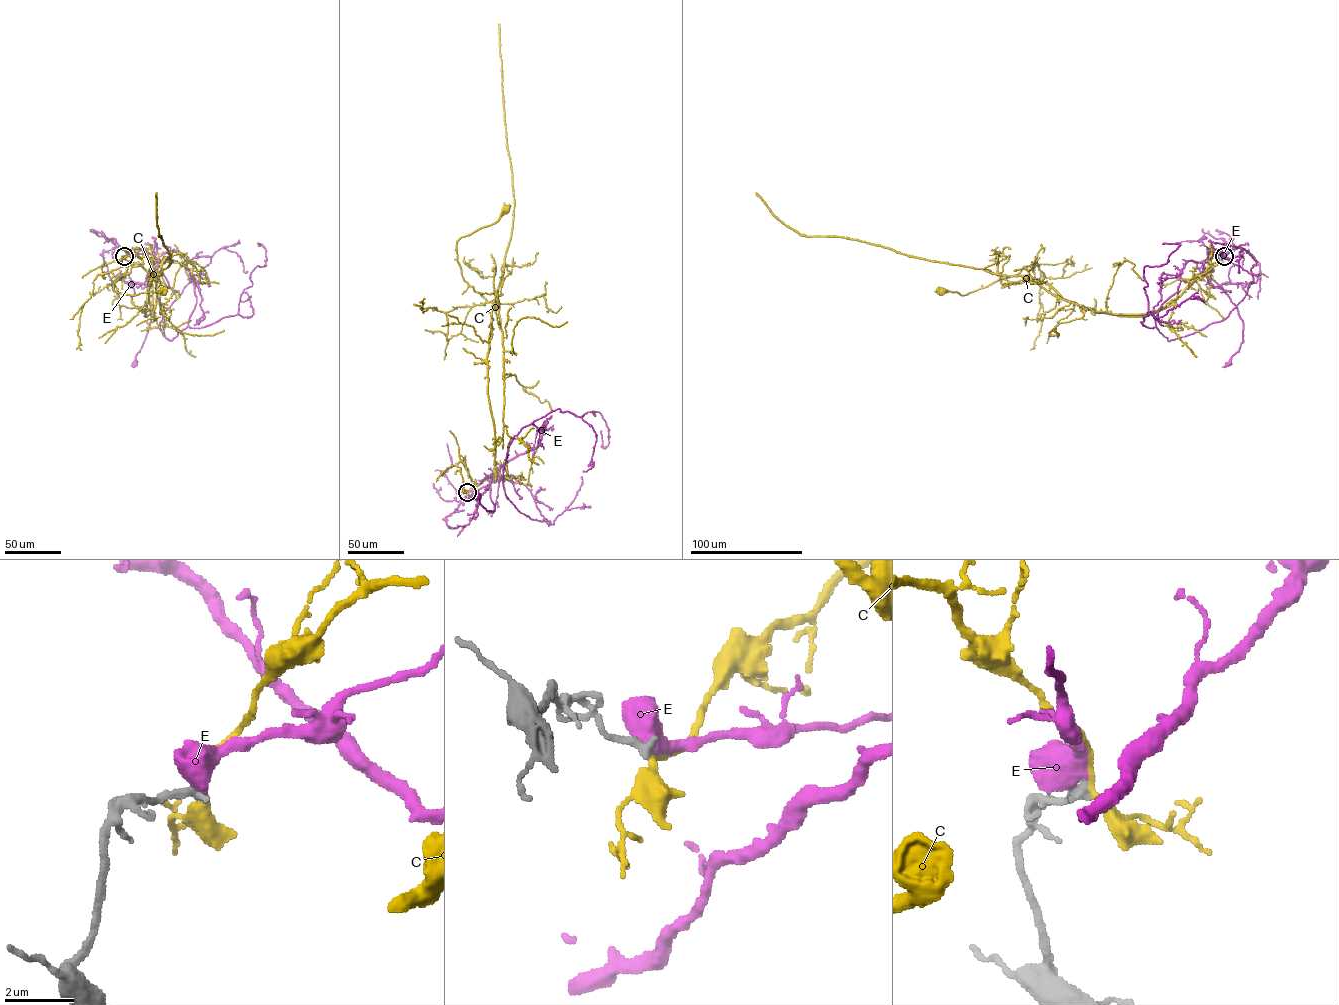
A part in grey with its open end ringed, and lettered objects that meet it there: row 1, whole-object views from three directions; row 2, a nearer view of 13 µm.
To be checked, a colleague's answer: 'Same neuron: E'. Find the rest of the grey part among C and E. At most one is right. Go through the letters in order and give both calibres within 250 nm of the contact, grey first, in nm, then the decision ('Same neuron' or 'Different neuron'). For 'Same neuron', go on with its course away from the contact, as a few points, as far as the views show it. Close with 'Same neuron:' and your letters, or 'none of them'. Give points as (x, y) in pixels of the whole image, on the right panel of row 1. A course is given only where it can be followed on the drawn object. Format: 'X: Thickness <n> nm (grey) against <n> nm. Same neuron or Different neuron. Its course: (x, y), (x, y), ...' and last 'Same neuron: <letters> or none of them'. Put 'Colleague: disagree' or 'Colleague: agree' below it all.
C: Thickness 320 nm (grey) against 240 nm. Different neuron
E: Thickness 320 nm (grey) against 500 nm. Same neuron. Its course: (1223, 257), (1222, 252), (1211, 253), (1201, 263), (1236, 306), (1243, 321), (1243, 341), (1228, 363)
Same neuron: E
Colleague: agree

